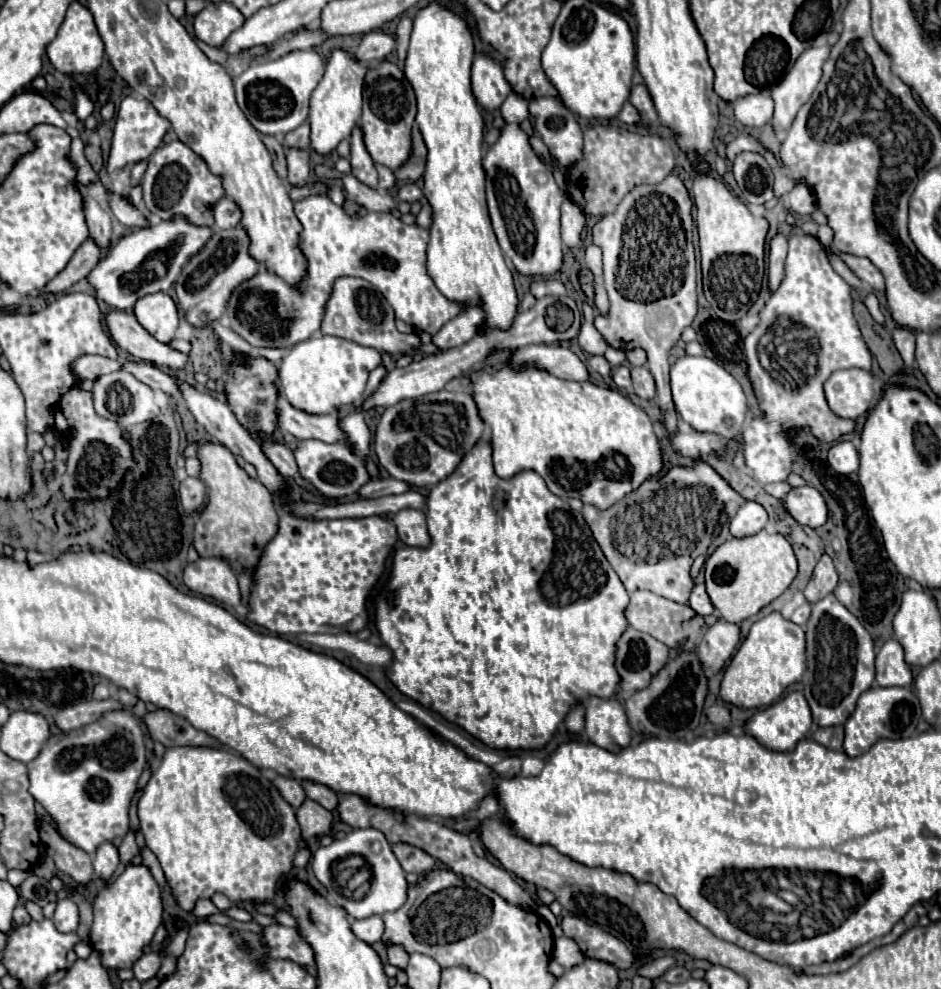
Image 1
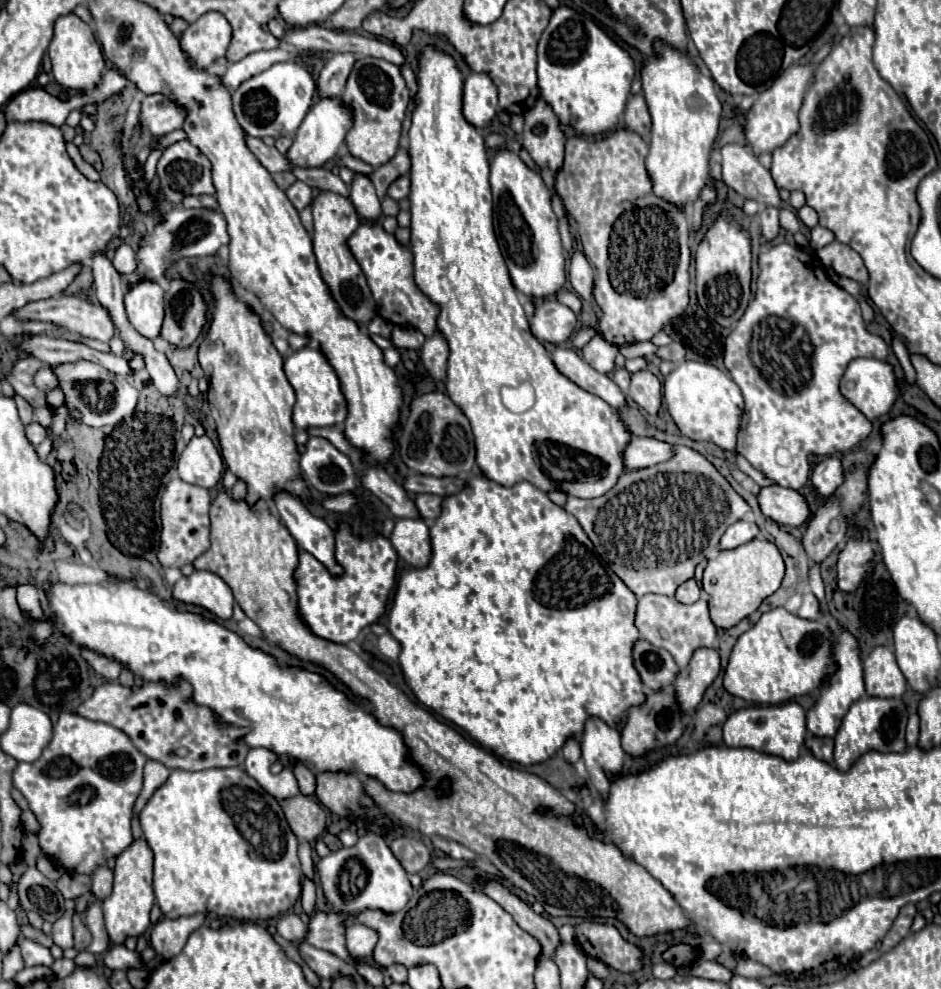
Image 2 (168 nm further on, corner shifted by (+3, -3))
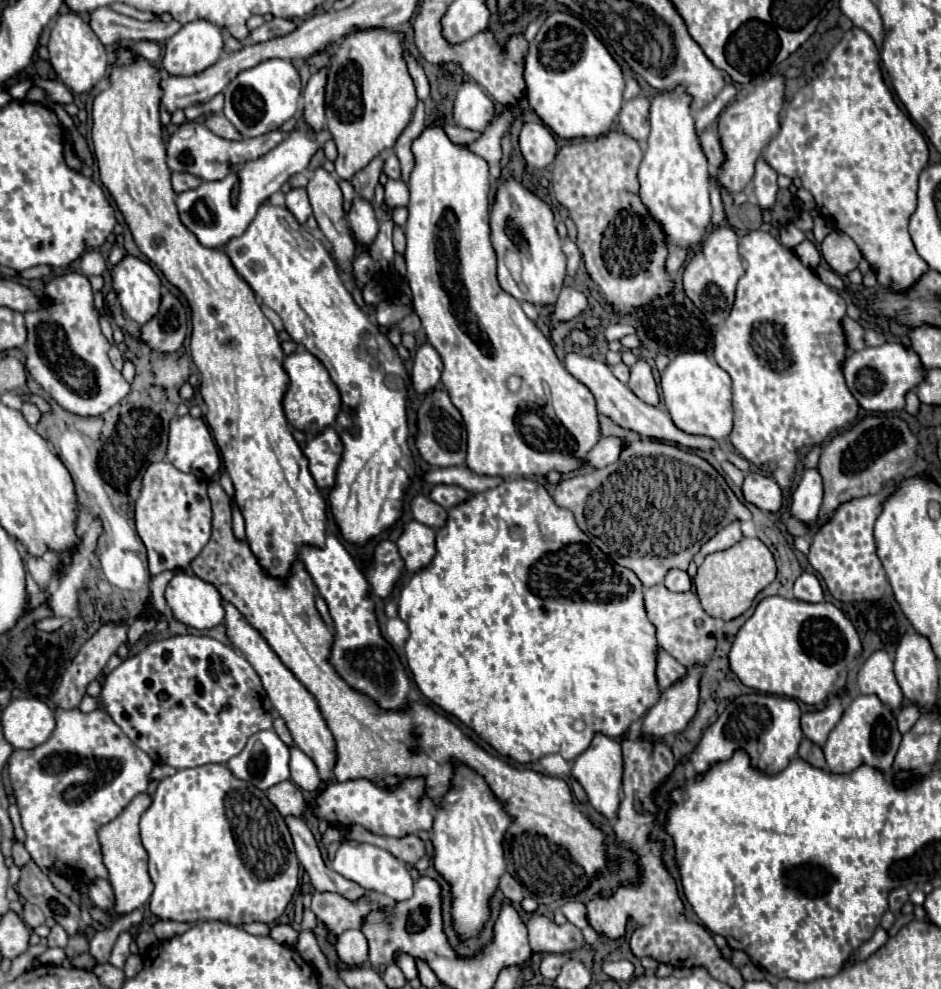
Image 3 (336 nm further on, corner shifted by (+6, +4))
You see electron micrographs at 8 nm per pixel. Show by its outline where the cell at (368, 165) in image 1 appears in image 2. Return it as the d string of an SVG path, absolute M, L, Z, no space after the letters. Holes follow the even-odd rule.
M355 174L349 192L351 192L351 202L355 204L361 218L375 220L381 216L381 204L379 204L379 198L375 194L375 186L369 176Z

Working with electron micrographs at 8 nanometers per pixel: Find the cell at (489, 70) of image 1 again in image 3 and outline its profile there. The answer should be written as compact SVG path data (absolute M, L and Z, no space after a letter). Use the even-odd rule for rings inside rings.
M468 81L456 93L454 99L454 121L458 127L484 131L494 117L494 105L478 83Z

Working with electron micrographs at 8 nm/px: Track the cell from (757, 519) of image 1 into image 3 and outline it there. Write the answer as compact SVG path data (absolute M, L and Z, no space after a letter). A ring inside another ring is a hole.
M734 521L728 527L724 527L722 531L718 531L708 543L704 543L704 547L700 549L700 553L702 555L710 555L710 553L716 553L716 551L724 551L724 549L736 545L740 539L742 539L740 523Z

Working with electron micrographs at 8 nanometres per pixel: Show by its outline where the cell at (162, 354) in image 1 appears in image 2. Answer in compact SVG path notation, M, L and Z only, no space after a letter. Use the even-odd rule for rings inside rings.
M55 296L49 300L39 300L39 302L31 302L27 306L23 306L21 310L15 312L17 320L41 320L41 322L53 322L69 332L81 334L85 338L95 338L101 342L109 342L113 336L117 336L115 324L111 322L111 316L107 314L107 310L103 310L103 306L95 306L83 298L77 296Z

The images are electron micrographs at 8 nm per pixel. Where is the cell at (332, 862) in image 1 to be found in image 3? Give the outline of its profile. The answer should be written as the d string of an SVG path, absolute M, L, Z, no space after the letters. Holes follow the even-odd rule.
M342 837L332 869L350 881L356 881L360 887L374 889L394 901L404 901L412 897L412 877L410 877L410 871L406 869L406 863L376 845L368 845L368 843L352 845L348 837Z

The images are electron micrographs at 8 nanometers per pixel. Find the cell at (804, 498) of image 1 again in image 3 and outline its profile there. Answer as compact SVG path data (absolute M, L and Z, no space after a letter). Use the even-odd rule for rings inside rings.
M758 473L746 475L744 485L742 485L742 495L748 503L752 503L764 511L778 511L782 505L782 491L780 491L778 483L770 477L764 477Z

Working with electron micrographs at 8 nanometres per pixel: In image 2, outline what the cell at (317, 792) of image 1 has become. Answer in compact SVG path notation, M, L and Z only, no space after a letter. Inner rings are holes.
M299 762L299 764L293 766L293 774L295 774L297 782L299 782L301 794L313 796L315 794L315 774L313 774L313 770L309 770L305 764Z

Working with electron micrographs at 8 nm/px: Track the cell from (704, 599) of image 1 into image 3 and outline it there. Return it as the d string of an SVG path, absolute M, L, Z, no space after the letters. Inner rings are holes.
M672 569L668 571L666 579L664 579L664 585L670 589L670 591L690 591L690 577L686 571L682 569Z

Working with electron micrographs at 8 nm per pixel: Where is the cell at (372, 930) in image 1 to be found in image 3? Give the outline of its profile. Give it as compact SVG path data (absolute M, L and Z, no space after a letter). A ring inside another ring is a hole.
M350 929L344 931L336 943L336 953L340 957L340 961L348 967L358 967L362 963L366 963L368 959L368 941L364 937L362 931L358 929Z

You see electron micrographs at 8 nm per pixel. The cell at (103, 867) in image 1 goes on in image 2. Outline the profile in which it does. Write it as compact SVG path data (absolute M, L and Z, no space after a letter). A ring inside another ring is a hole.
M99 866L95 870L95 874L93 874L93 888L91 888L95 898L99 898L99 900L107 898L111 894L111 884L113 884L113 872L111 872L111 868Z

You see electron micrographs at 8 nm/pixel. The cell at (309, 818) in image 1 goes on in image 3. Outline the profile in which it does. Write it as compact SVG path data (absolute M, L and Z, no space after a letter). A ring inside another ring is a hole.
M284 781L278 785L272 785L266 791L268 799L274 803L274 807L280 811L280 815L296 815L302 817L302 811L306 807L306 801L302 797L302 791L298 789L296 783L292 781Z

